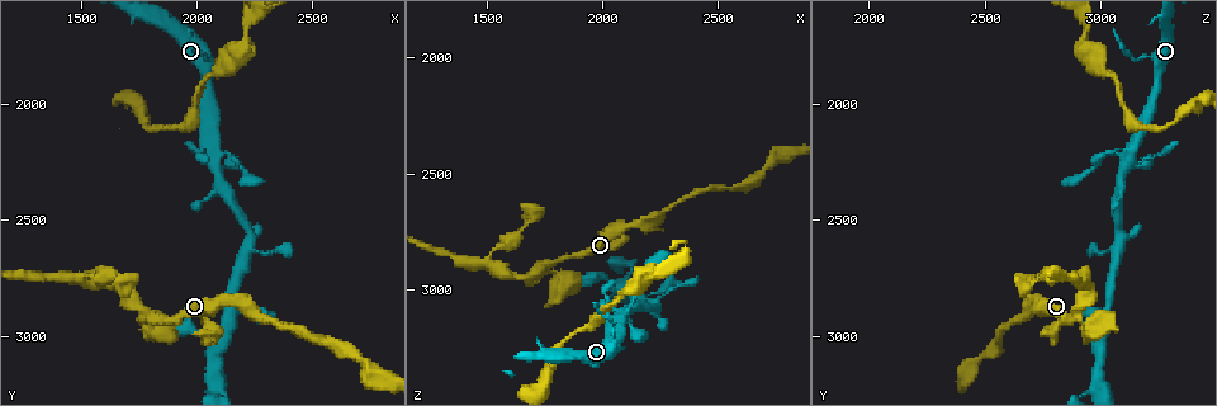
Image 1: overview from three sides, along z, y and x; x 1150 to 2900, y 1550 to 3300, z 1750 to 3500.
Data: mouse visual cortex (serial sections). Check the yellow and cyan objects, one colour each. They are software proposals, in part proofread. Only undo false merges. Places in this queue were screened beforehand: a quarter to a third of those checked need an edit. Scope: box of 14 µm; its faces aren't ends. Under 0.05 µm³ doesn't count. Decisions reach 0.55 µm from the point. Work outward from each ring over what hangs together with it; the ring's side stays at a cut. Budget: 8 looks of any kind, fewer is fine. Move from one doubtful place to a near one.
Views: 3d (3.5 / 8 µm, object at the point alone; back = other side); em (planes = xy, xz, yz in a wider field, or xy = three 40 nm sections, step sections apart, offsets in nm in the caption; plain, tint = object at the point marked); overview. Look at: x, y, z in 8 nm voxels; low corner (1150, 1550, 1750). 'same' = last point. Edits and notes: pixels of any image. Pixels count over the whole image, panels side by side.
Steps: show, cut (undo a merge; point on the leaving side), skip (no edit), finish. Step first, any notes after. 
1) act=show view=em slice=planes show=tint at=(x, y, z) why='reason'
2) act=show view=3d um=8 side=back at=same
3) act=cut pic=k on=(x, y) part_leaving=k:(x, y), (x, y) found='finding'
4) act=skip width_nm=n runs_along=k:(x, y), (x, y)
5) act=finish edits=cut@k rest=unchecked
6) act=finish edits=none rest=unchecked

act=show view=3d um=8 at=(1790, 2920, 2900) why='arms part here'

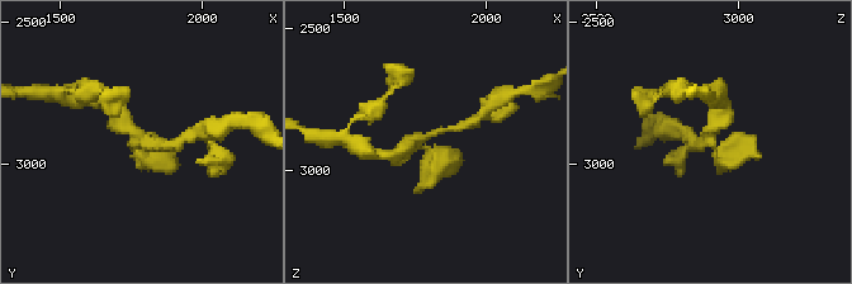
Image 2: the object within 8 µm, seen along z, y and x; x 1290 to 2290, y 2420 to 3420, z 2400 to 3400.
act=show view=em slice=xy step=3 show=tint at=(1780, 2930, 2890) arms=3 arm_widths_nm=200,250,350

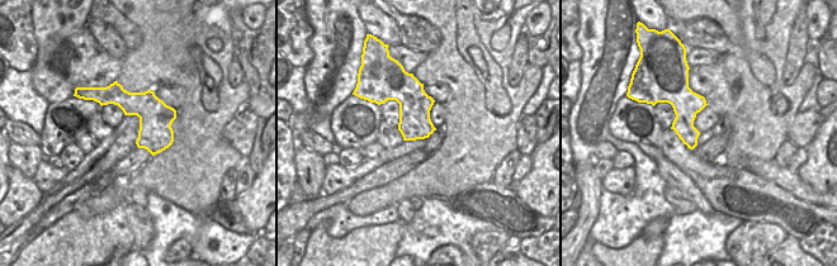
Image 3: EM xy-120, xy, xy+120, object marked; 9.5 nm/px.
act=skip width_nm=300 runs_along=2:(175, 143), (145, 145), (119, 114) found='one cell here'

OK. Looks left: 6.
act=show view=3d um=3.5 at=(1500, 2750, 2880) why='side arm on a straight run'

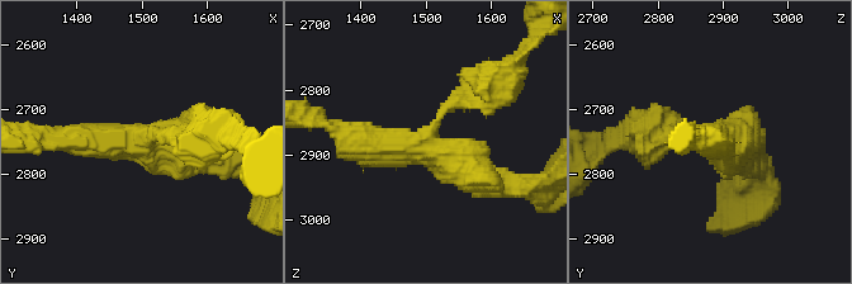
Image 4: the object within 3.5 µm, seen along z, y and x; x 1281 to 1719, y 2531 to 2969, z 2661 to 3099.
act=show view=em slice=planes show=tint at=(1510, 2745, 2885) arms=3 arm_widths_nm=200,300,400

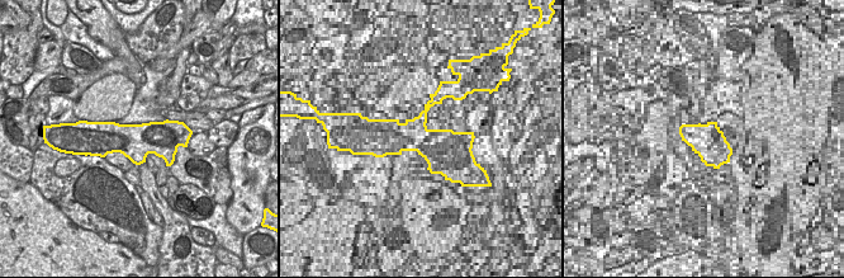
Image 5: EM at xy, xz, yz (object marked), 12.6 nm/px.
act=skip width_nm=440 runs_along=4:(500, 183), (430, 146), (441, 110), (481, 91) found='continuous, no second cell'

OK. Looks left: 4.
act=show view=3d um=3.5 at=(1670, 2790, 2700) why='a narrow waist'

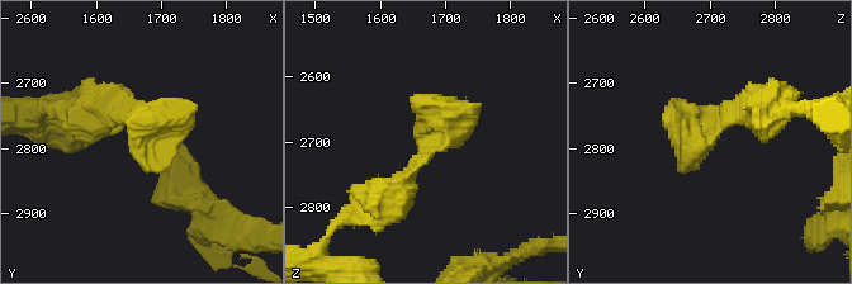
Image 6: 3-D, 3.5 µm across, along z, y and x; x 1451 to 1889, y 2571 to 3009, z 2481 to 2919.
act=show view=em slice=xy step=2 show=tint at=(1680, 2780, 2700) why='need the tissue'

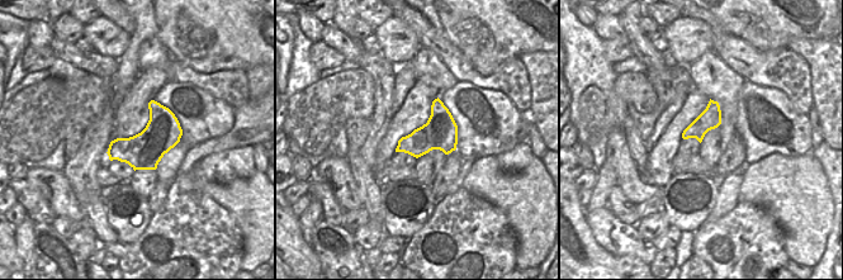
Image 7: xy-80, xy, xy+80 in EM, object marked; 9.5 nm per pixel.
act=skip runs_along=6:(382, 198), (472, 114) found='all the same cell'

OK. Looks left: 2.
act=show view=3d um=3.5 at=(2050, 2200, 3130) why='sudden change in width'

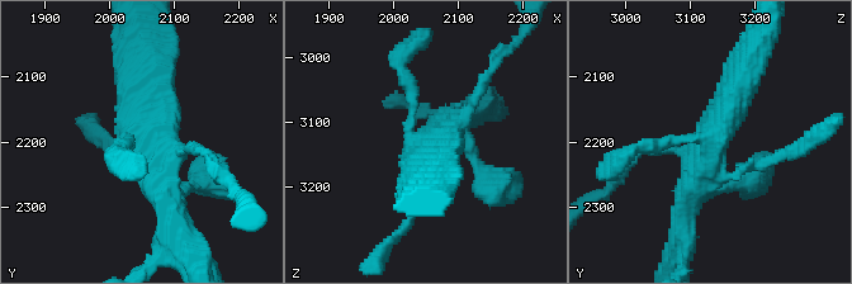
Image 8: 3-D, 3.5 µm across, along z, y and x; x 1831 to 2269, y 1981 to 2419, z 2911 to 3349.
act=show view=em slice=planes show=tint at=(2055, 2195, 3130) why='need the tissue'

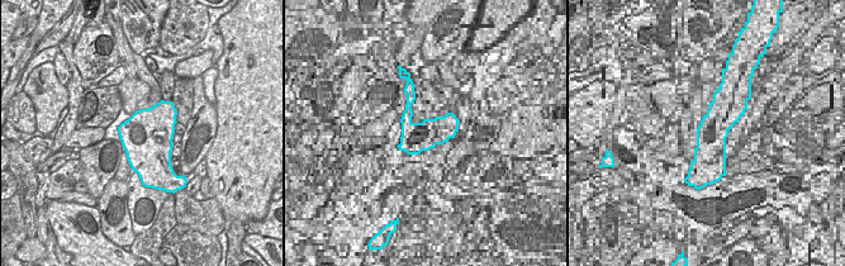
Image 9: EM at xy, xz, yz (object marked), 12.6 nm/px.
act=skip runs_along=8:(747, 61), (685, 212) found='all the same cell'

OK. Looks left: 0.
act=finish edits=none rest=unchecked

